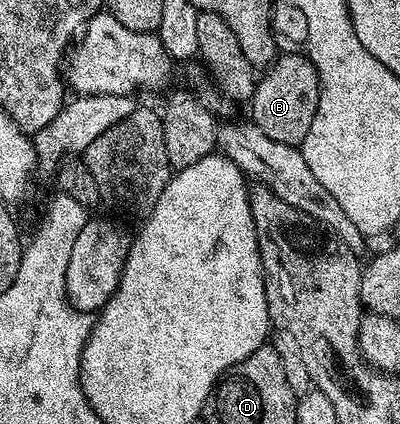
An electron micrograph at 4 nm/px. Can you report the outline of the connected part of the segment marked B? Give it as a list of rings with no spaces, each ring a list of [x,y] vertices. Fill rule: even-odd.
[[[281,53],[273,66],[264,68],[262,75],[265,76],[256,80],[253,89],[252,123],[263,129],[271,141],[300,148],[319,106],[320,79],[315,65],[305,53]]]

